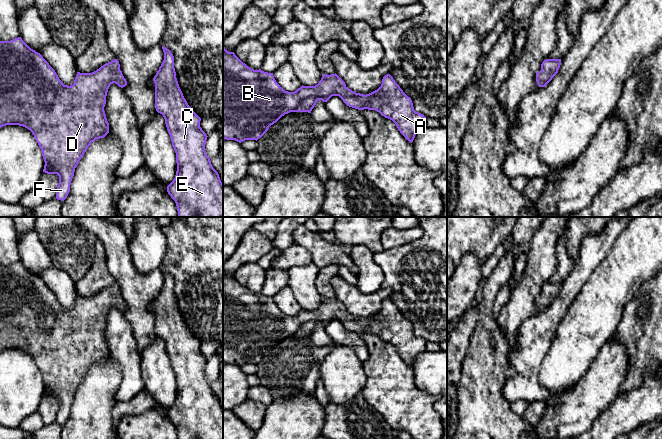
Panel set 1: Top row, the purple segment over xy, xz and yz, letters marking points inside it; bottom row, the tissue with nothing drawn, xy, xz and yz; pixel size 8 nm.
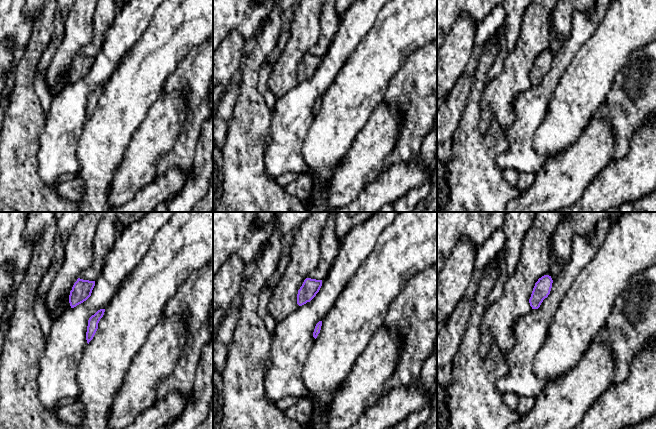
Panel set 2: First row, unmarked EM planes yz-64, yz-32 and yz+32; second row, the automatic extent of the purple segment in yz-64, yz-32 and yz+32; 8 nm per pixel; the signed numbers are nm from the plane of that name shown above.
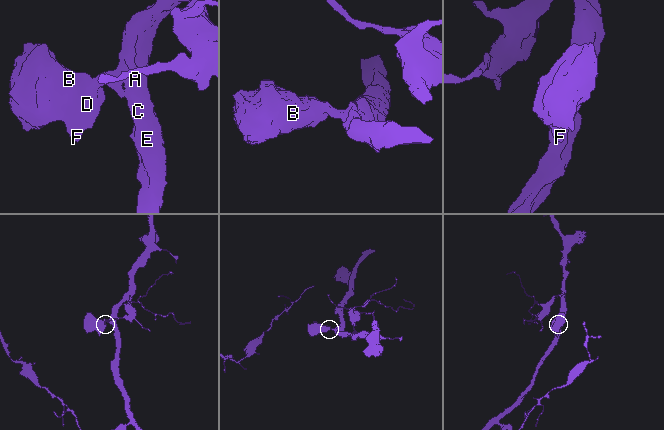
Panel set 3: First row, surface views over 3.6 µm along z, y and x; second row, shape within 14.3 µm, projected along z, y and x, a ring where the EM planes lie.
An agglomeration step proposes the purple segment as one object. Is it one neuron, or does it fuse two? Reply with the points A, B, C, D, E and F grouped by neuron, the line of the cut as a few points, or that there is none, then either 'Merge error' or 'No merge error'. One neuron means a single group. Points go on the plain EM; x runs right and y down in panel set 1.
Groups: A B C D E F. No split. No merge error

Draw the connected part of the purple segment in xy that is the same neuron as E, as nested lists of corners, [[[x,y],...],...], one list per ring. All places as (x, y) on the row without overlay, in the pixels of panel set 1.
[[[164,270],[162,273],[164,284],[153,302],[155,332],[165,343],[177,387],[175,402],[167,416],[176,427],[178,439],[223,439],[223,407],[205,375],[208,360],[200,351],[201,342],[188,329],[179,311],[173,278]]]

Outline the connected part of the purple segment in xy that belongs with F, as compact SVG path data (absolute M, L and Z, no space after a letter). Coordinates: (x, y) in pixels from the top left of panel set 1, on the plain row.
M21 261L0 265L0 352L19 349L32 356L45 386L43 396L57 398L56 422L64 425L69 416L75 392L88 371L109 357L104 331L111 308L127 309L117 283L92 297L80 297L71 310L64 309L55 294L31 273Z

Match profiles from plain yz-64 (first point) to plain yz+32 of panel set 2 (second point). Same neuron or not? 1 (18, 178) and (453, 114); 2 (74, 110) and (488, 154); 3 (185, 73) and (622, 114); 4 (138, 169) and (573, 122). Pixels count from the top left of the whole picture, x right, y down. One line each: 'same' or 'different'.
1: different
2: different
3: same
4: different

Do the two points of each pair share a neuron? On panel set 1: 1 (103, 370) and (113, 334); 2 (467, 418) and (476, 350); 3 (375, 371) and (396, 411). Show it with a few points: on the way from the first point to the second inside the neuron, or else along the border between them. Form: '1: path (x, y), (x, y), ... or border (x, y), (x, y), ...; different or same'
1: border (109, 356), (118, 365), (122, 377); different
2: path (476, 401), (476, 367); same
3: path (383, 381), (396, 397), (396, 401); same

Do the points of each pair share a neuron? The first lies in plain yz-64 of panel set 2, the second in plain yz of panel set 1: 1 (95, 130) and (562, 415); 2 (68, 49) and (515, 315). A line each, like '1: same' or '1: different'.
1: different
2: same

